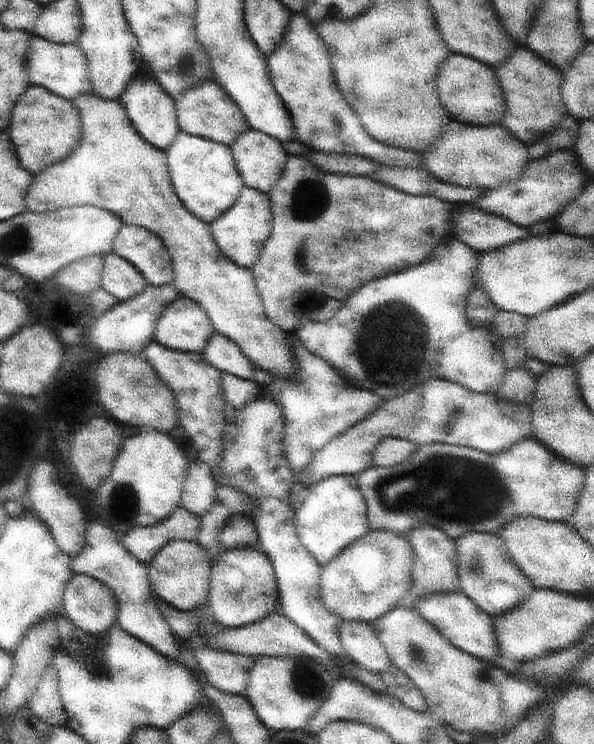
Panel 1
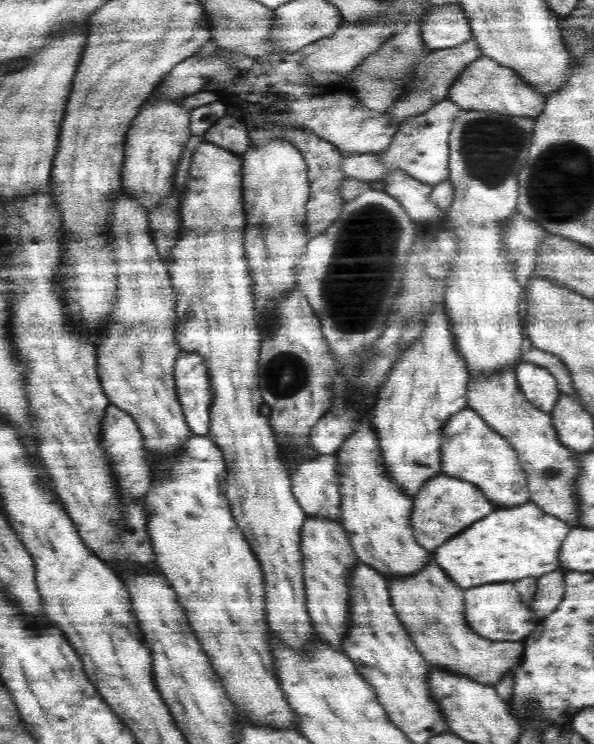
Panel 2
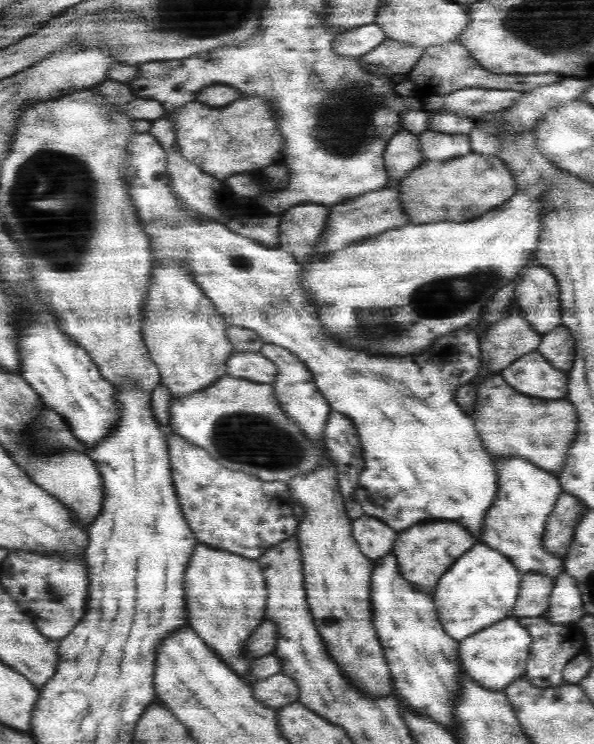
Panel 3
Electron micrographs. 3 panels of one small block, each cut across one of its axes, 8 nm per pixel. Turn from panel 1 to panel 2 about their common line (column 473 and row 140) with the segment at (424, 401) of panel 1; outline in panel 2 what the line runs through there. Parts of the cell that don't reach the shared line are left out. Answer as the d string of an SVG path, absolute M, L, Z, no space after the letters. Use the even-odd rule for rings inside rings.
M442 100L424 114L412 116L399 123L391 145L381 153L357 153L342 156L340 167L345 178L356 178L362 181L382 180L386 172L402 171L412 178L435 185L449 178L449 136L454 123L454 116L460 105Z

